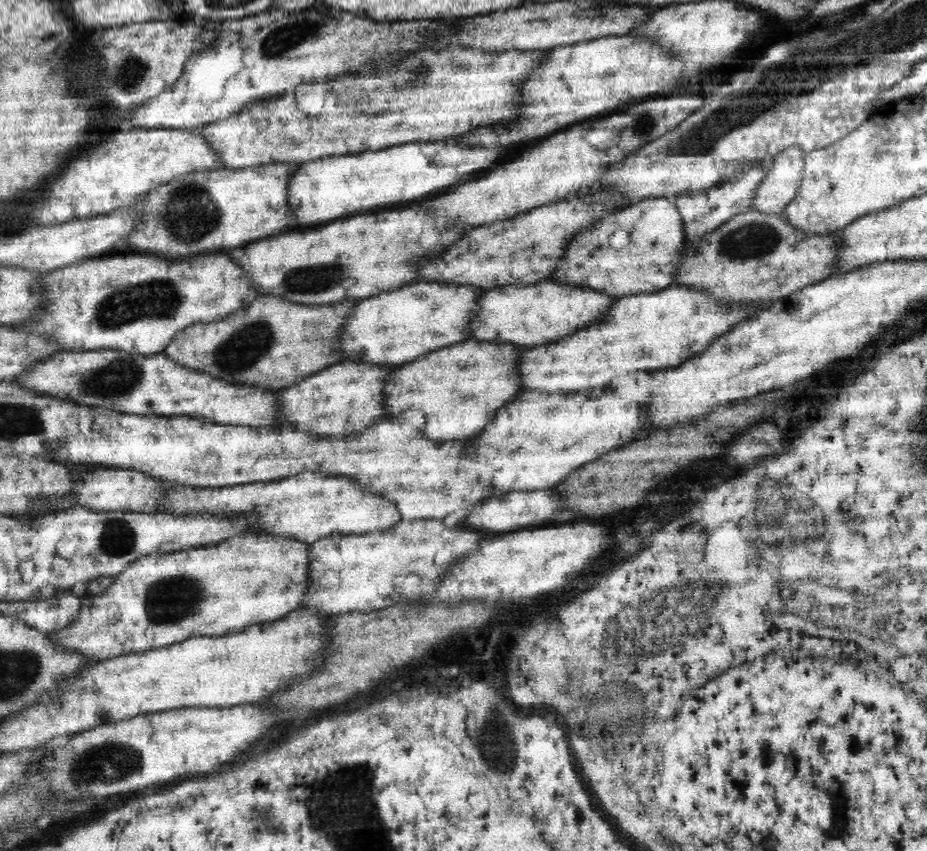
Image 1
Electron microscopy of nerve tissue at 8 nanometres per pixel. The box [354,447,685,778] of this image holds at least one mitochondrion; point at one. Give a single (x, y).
(497, 759)

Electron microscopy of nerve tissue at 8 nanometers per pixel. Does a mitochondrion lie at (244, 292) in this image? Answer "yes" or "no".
no

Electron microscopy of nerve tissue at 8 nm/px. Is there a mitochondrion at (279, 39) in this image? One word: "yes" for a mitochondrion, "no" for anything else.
yes

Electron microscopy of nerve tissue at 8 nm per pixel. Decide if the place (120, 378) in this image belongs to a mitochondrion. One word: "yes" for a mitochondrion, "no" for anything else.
yes

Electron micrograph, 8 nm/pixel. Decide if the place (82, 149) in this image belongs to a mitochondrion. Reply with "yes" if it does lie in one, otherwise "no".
no

